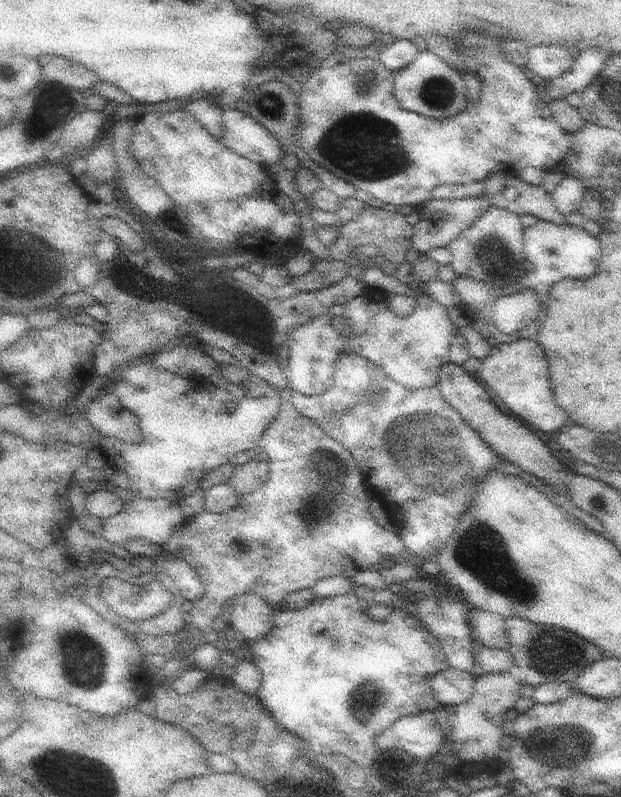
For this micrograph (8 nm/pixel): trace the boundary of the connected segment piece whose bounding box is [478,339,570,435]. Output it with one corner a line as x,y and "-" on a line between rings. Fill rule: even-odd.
520,339
492,346
492,352
481,361
478,377
510,410
518,414
522,422
535,426
546,434
554,435
570,423
570,418
554,400
548,366
550,364
546,360
540,341

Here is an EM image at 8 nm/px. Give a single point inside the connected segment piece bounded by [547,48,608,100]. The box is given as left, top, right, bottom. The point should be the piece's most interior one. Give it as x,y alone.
591,62

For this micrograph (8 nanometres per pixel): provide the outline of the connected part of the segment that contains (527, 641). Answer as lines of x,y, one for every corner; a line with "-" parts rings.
508,617
506,626
510,634
510,652
518,674
534,688
549,682
576,682
590,664
603,657
600,648
562,628
536,624
522,617

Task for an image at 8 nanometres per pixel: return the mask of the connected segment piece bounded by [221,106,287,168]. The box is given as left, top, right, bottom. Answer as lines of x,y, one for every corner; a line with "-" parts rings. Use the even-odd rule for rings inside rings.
230,106
223,110
225,135
221,141
229,149
262,167
269,168
284,160
287,154
282,143
279,143
279,138
234,108
236,107

